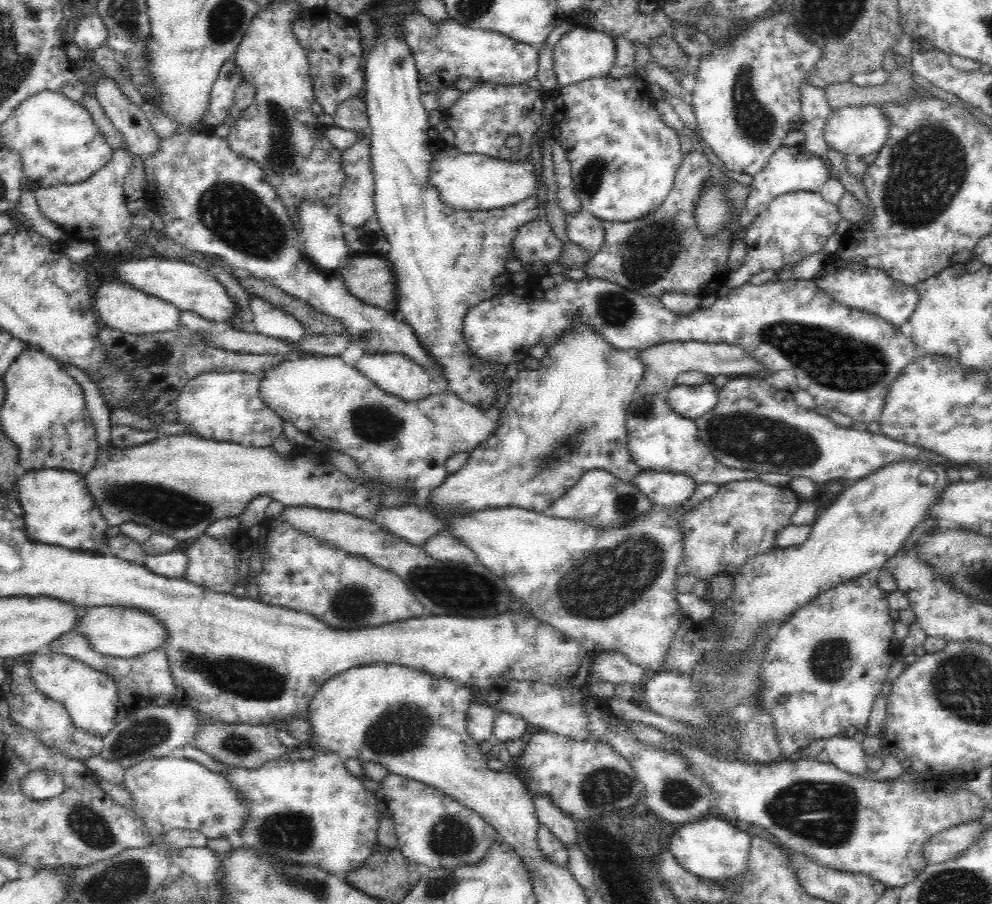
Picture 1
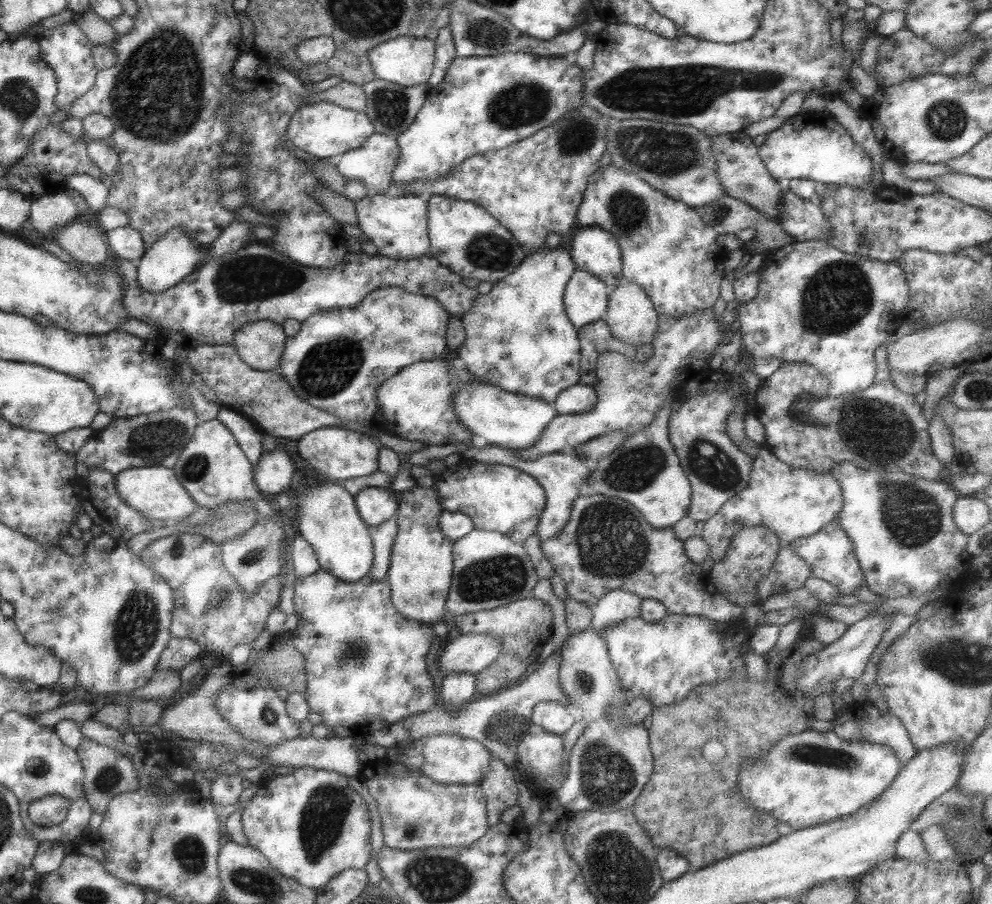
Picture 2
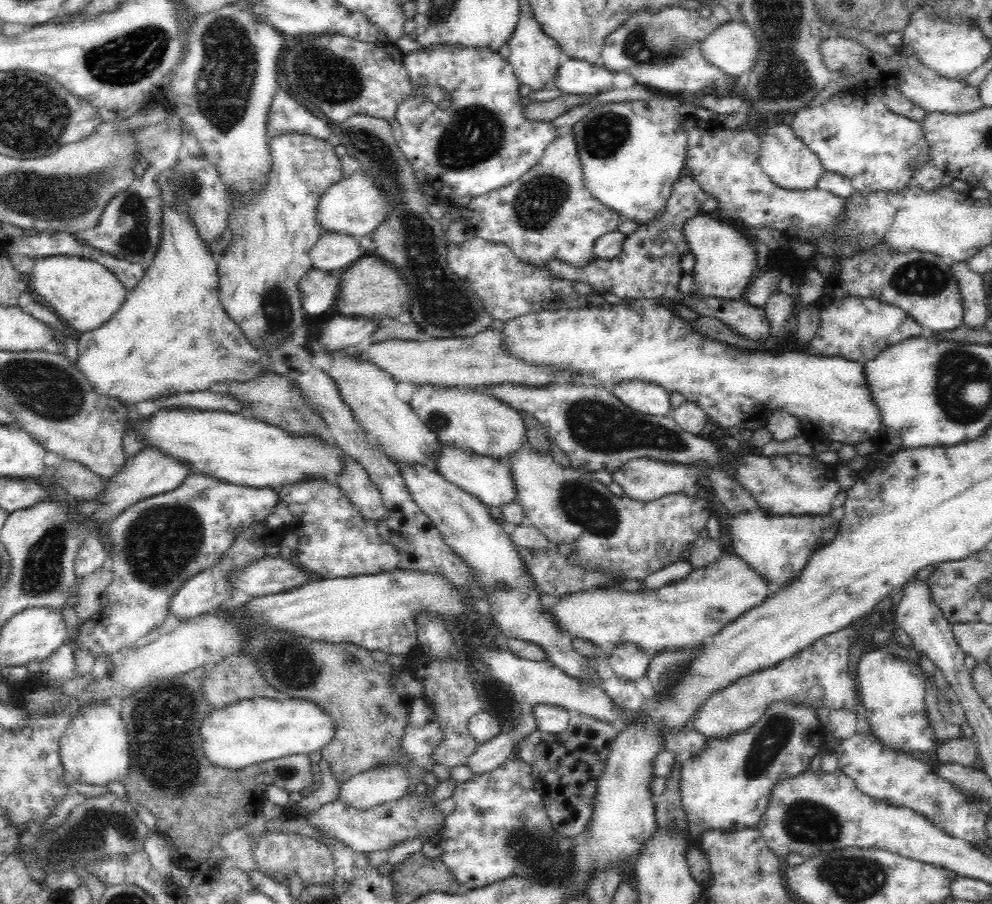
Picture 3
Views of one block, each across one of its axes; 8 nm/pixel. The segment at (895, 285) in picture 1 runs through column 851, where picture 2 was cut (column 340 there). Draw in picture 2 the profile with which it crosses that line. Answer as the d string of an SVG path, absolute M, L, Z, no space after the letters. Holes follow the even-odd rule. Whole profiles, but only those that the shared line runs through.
M252 242L252 246L245 244L240 251L224 254L221 258L208 260L200 270L182 278L176 286L160 293L146 291L138 285L137 268L135 263L128 263L119 257L111 255L111 261L117 266L117 272L126 284L126 294L123 296L122 307L128 311L130 318L154 327L159 332L168 333L175 337L180 346L188 349L200 345L232 346L234 336L241 327L258 321L271 321L283 325L286 319L292 318L304 322L308 317L322 311L329 311L342 307L354 307L366 298L366 295L382 287L398 286L410 294L426 295L434 298L450 315L462 318L462 315L472 307L472 301L480 295L476 288L470 288L458 274L441 266L433 257L422 256L415 260L390 259L379 254L369 256L349 254L333 268L309 268L303 266L284 254L278 254L272 248L264 248Z

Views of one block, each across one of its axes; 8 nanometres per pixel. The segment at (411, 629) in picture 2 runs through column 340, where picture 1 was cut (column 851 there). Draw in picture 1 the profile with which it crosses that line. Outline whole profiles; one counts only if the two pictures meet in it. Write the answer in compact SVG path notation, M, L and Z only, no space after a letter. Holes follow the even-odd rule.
M870 570L857 579L840 582L832 590L824 591L818 598L802 606L792 618L784 620L763 654L760 675L765 688L758 698L760 709L768 711L776 730L778 747L783 758L806 750L809 744L832 736L847 736L854 732L867 732L868 719L873 704L887 680L894 657L894 623L890 617L888 593L878 587L880 570Z

